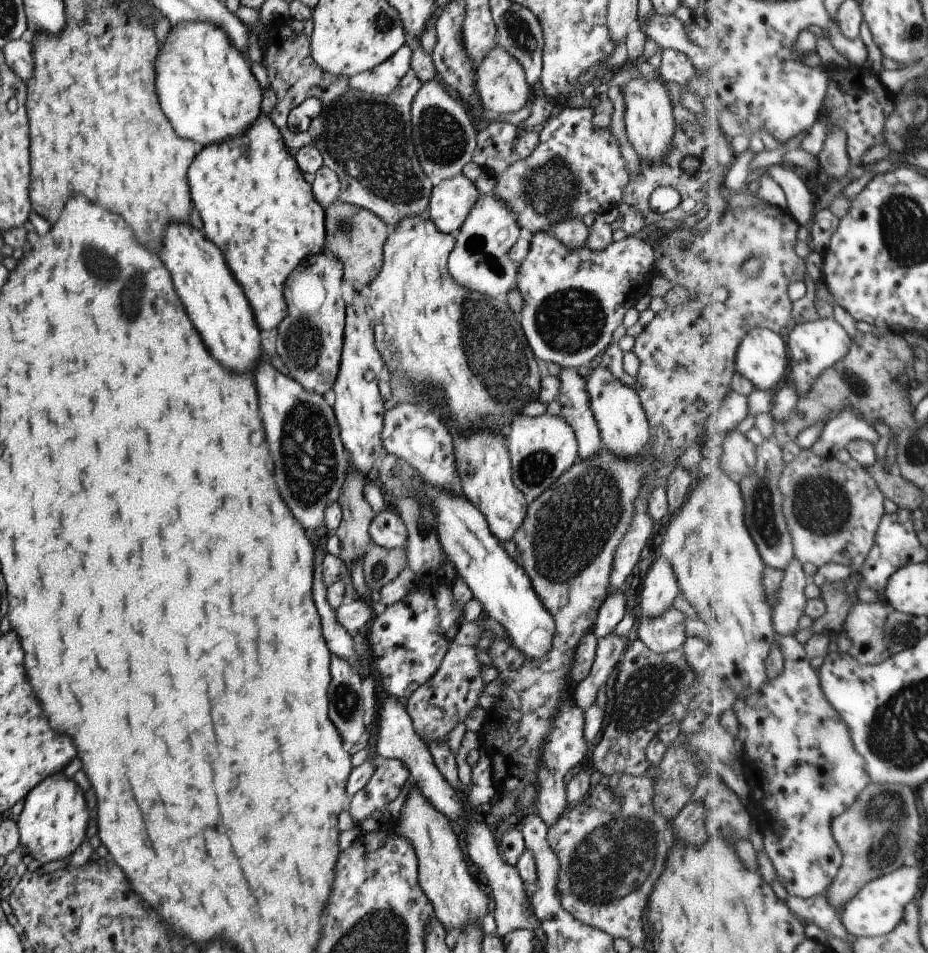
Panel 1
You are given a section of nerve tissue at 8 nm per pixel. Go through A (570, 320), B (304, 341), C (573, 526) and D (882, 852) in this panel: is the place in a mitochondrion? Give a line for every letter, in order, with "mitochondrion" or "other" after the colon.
A: mitochondrion
B: mitochondrion
C: mitochondrion
D: mitochondrion

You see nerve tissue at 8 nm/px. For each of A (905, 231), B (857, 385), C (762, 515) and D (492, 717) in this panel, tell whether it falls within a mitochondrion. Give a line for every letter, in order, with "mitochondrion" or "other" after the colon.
A: mitochondrion
B: mitochondrion
C: mitochondrion
D: other

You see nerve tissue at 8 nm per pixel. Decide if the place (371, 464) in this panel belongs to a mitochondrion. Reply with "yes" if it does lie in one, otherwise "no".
no

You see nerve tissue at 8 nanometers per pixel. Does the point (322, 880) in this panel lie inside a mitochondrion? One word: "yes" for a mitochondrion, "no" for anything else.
no

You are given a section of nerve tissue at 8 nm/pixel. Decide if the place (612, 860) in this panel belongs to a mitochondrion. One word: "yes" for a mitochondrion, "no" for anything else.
yes

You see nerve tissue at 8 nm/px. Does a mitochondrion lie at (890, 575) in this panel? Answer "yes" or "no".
no

